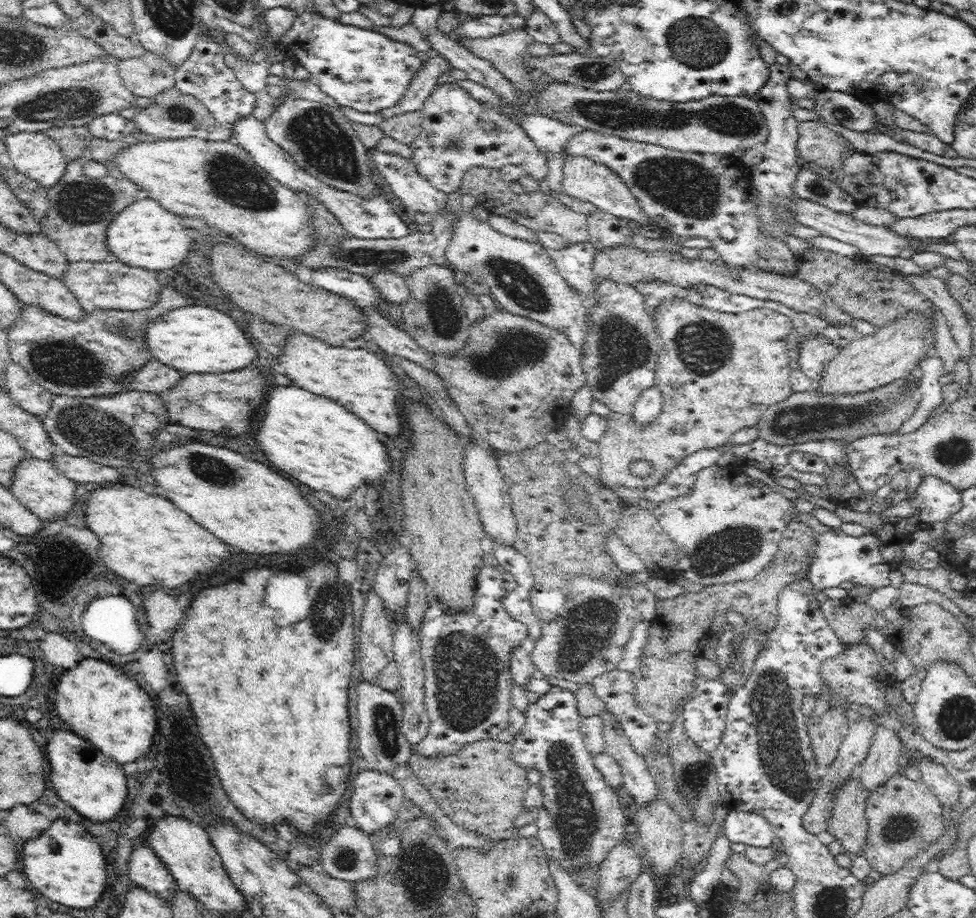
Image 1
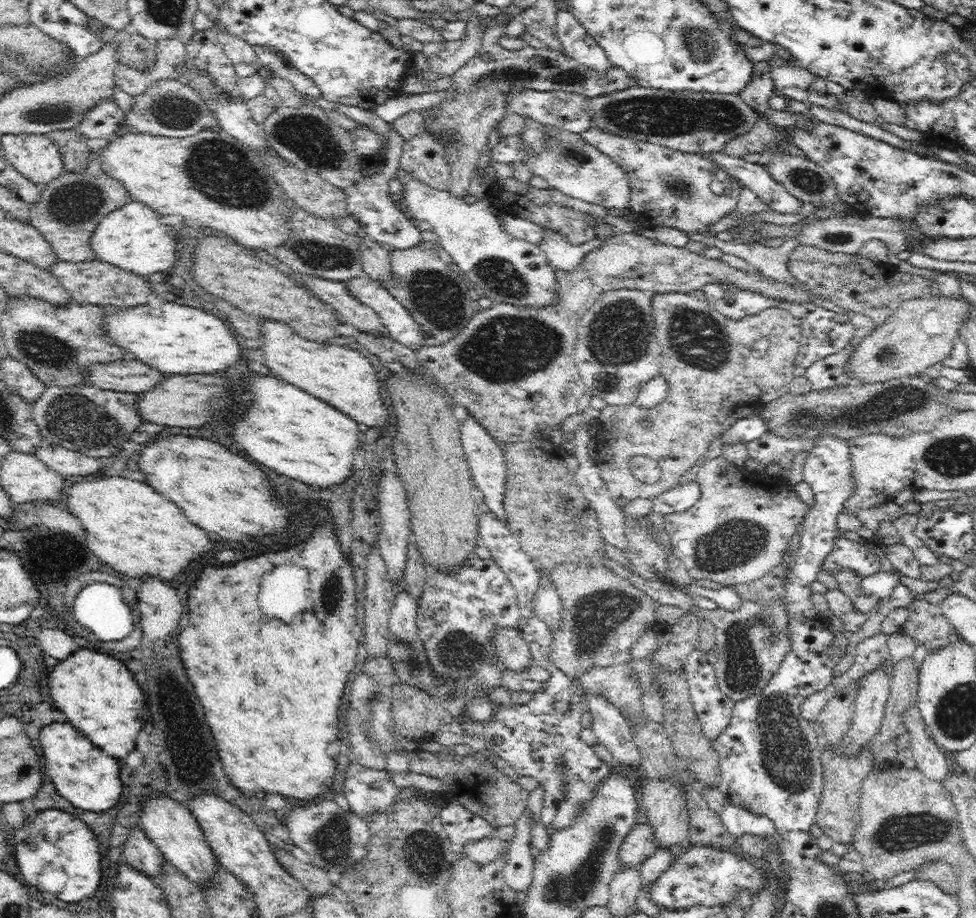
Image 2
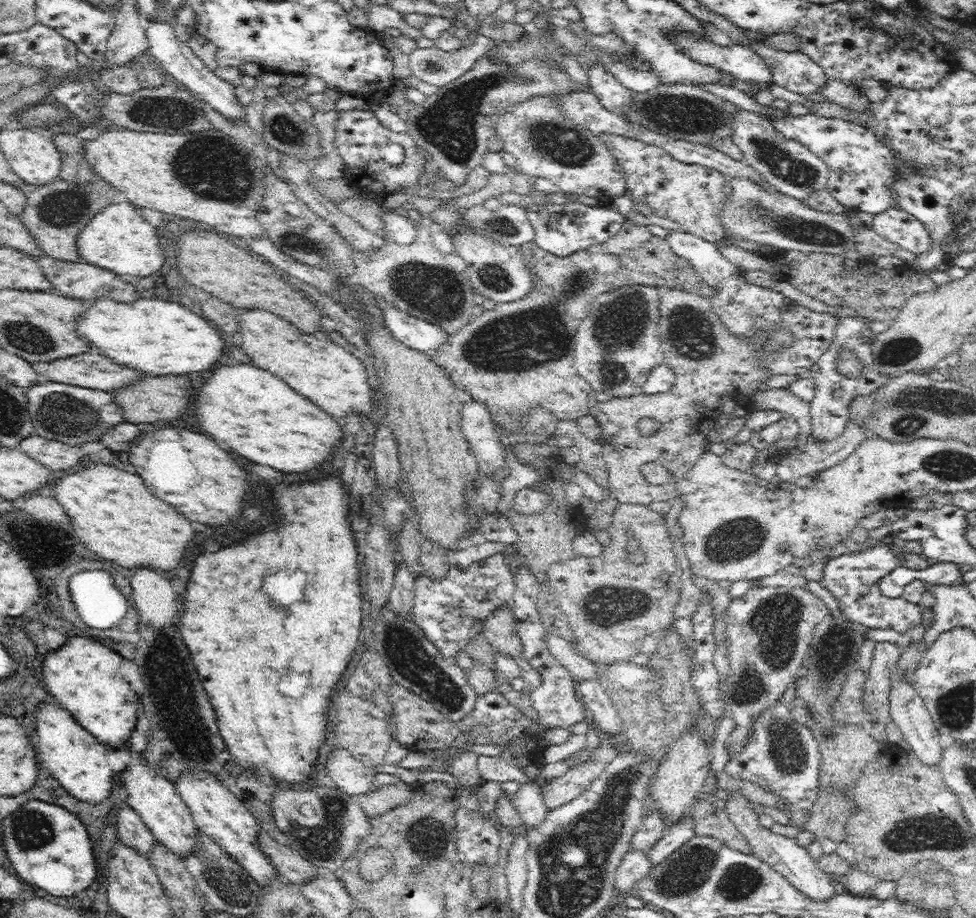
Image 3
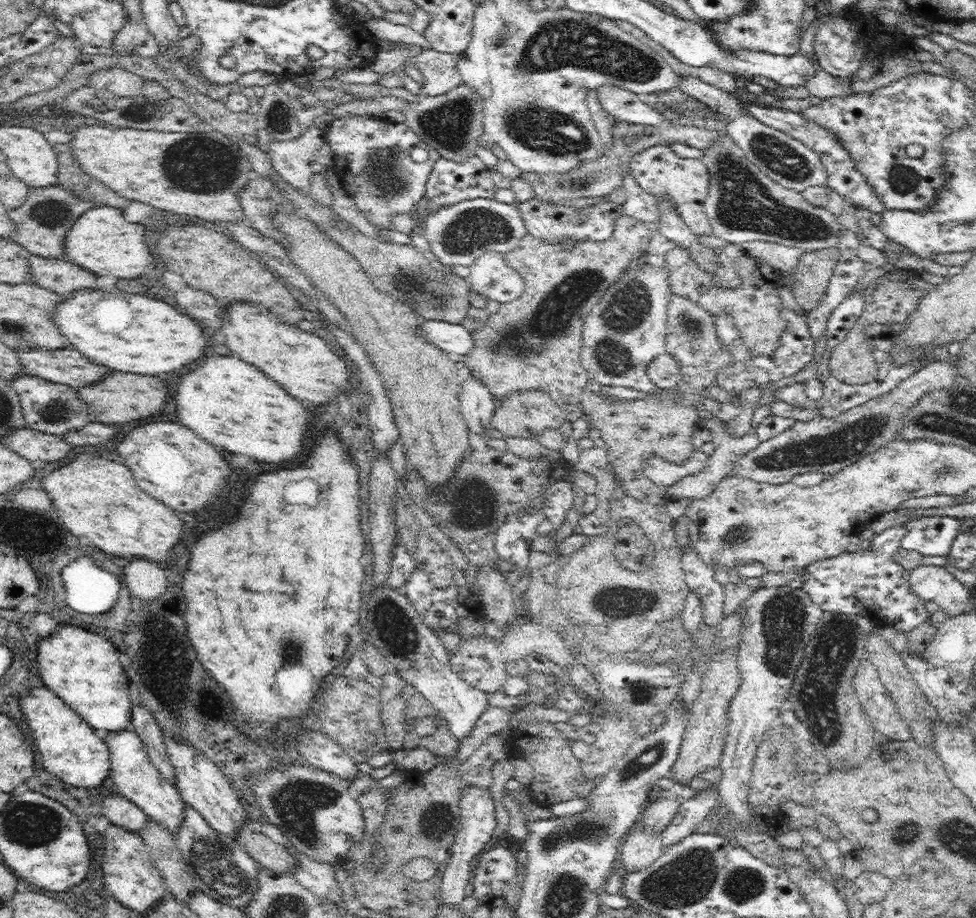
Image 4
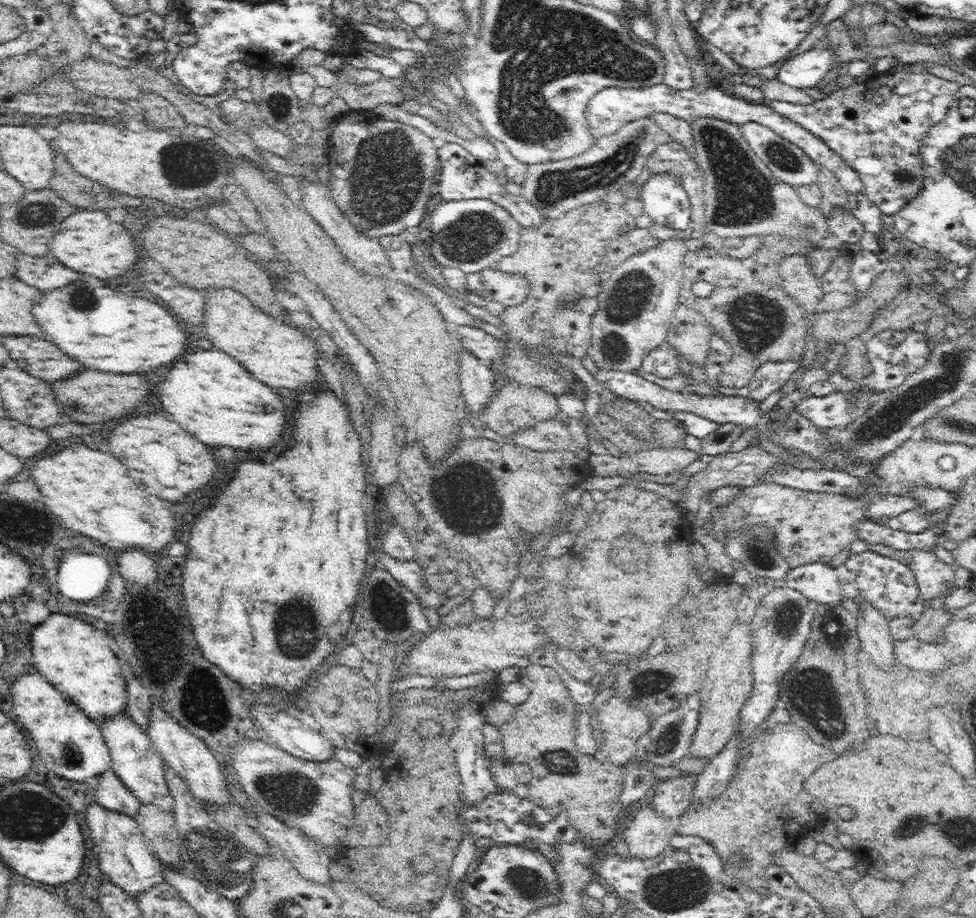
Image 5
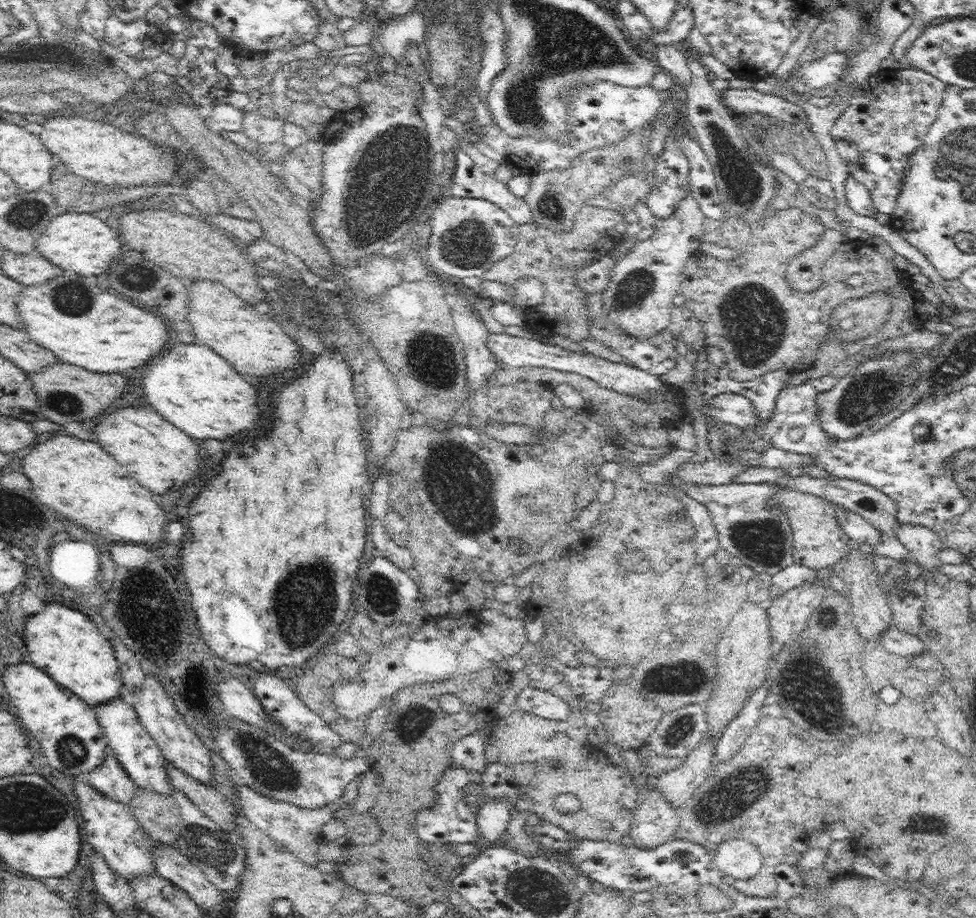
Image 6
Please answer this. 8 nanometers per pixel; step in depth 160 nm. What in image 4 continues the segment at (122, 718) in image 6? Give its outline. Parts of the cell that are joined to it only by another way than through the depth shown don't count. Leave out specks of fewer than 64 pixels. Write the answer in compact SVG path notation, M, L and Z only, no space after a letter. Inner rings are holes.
M126 728L116 732L103 734L105 743L108 745L111 758L111 776L118 793L126 797L153 822L164 826L173 837L178 834L182 822L184 822L184 812L186 803L178 792L175 784L163 778L161 772L152 764L146 745L138 737L136 731Z

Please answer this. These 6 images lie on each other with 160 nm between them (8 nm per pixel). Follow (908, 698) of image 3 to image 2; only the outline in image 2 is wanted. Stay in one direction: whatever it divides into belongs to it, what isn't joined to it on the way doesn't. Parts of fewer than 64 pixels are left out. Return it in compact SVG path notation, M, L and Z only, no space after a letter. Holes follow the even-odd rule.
M904 712L905 730L911 738L911 748L915 766L932 781L942 781L950 773L944 749L936 744L934 737L926 730L923 718L916 718L912 712Z

